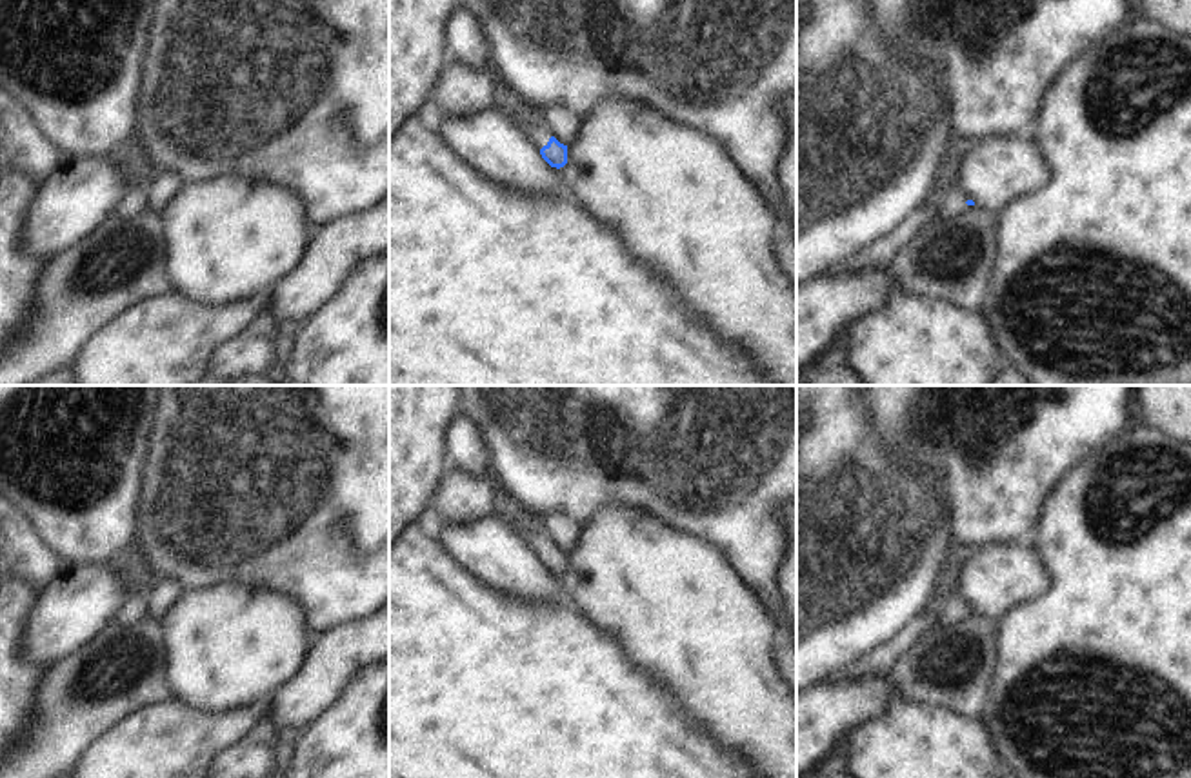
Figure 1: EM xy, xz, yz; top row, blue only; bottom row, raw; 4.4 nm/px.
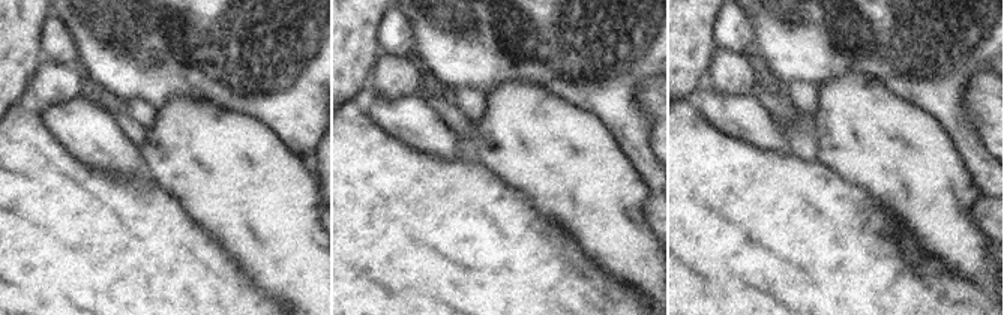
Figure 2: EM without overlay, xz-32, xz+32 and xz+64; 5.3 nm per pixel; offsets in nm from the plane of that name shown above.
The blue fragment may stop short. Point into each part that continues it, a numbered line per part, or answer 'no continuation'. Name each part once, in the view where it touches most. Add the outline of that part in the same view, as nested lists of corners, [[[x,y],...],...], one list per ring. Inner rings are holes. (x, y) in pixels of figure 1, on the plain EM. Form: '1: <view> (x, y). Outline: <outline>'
1: xz (539, 540). Outline: [[[509,525],[509,527],[529,547],[533,547],[540,554],[547,553],[551,542],[549,542],[549,538],[547,538],[547,534],[544,531],[529,531],[529,529],[520,527],[520,525]]]

